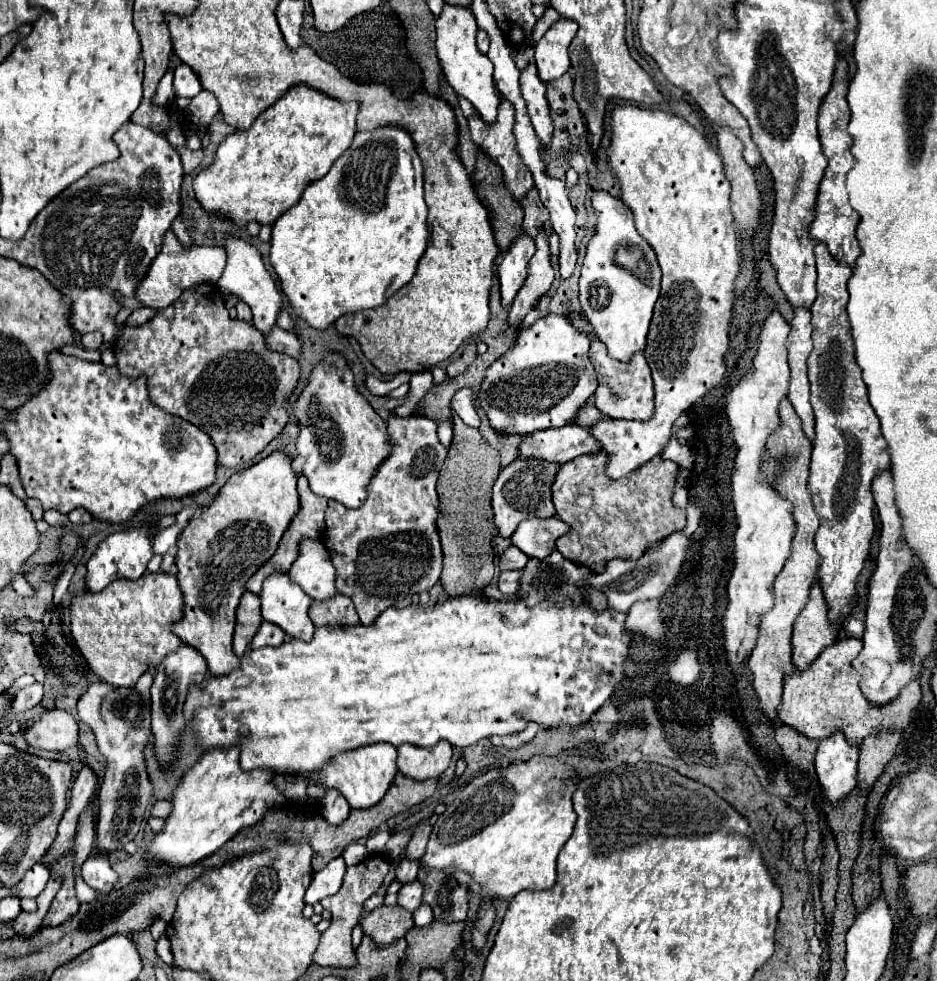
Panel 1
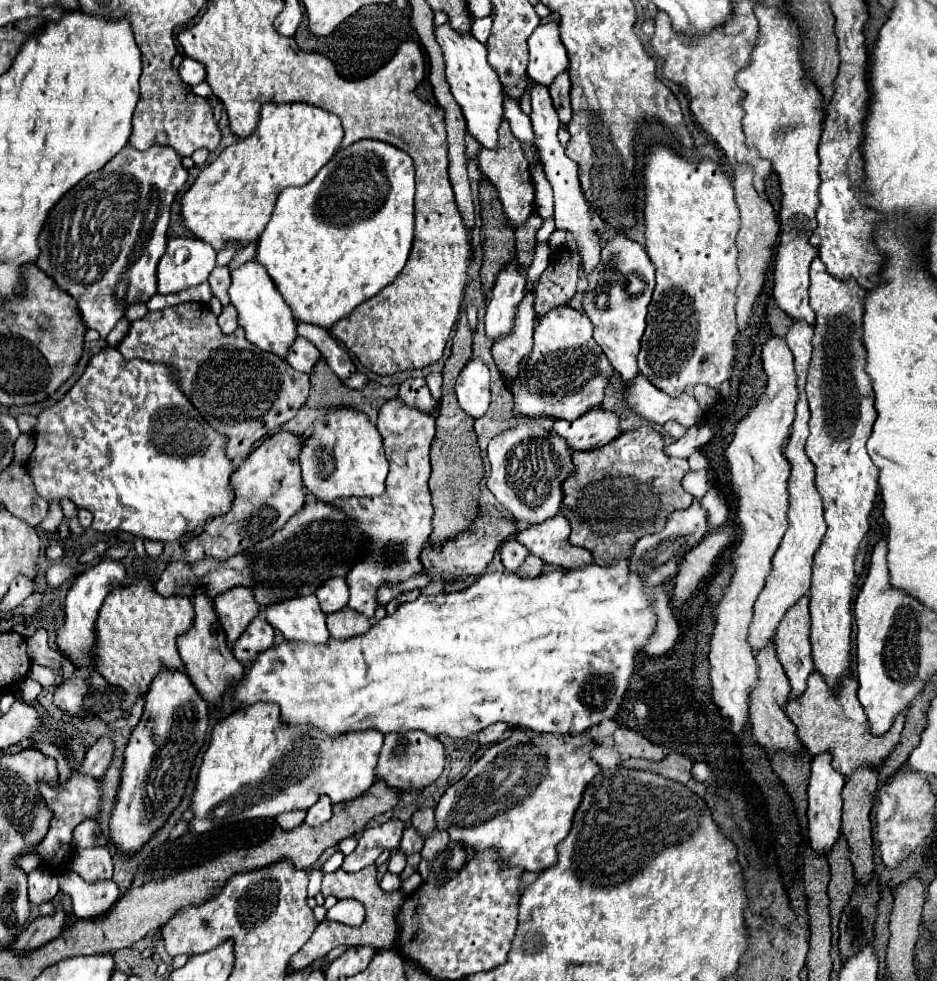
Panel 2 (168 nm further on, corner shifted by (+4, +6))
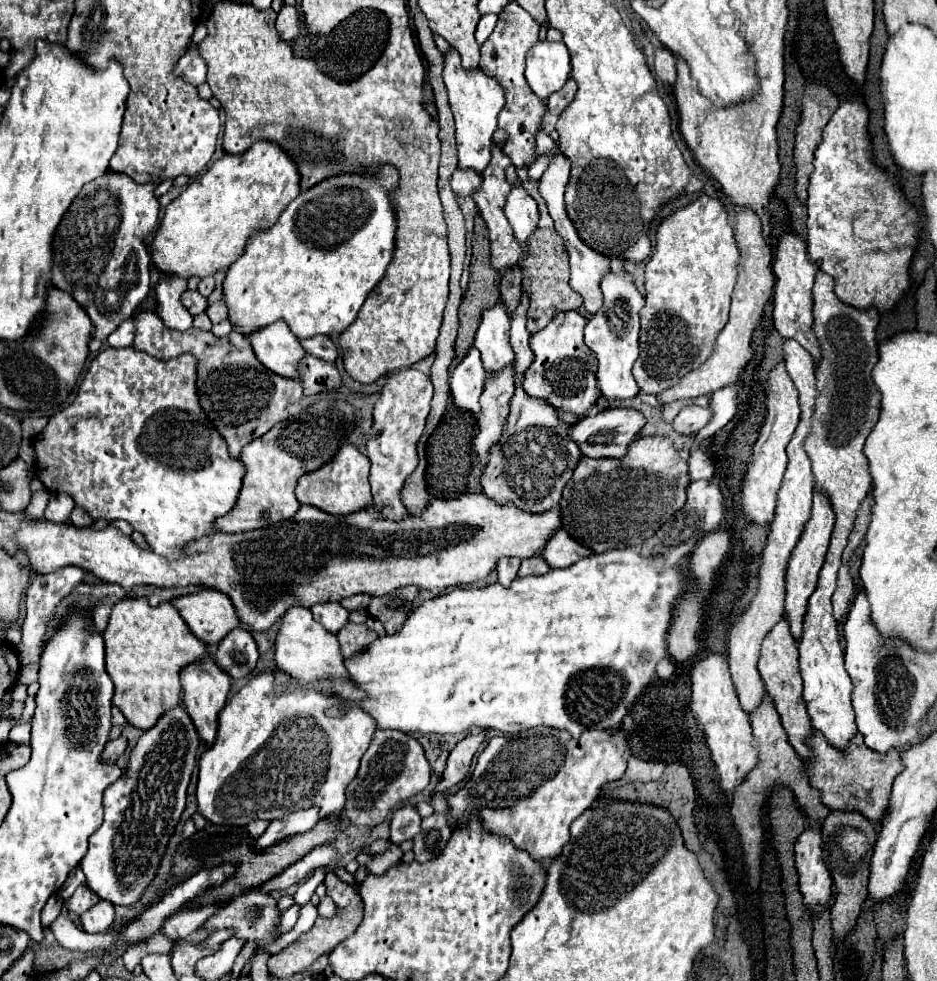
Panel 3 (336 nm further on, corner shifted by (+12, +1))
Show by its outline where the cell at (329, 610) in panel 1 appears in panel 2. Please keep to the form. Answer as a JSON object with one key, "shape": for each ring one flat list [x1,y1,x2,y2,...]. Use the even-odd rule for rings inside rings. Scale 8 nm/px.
{"shape":[[350,607,340,609,338,613,326,615,326,627,330,631,330,637,334,639,348,639,354,635,362,635,368,631,372,621,364,617,362,613,356,613]]}

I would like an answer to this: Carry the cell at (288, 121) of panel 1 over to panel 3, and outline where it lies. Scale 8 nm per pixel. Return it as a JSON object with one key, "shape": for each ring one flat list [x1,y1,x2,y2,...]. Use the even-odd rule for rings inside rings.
{"shape":[[260,140,242,156,216,160,200,178,166,206,162,224,148,250,158,272,178,278,206,278,236,262,254,232,268,230,282,210,300,194,296,164,280,146]]}

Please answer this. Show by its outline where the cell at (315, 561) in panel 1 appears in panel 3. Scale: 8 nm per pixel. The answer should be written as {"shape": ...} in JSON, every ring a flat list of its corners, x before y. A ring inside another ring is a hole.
{"shape":[[326,602,326,604,316,604,310,608,312,616,316,622,320,622,330,634,336,634,344,624,348,622,348,610,342,608,338,602]]}

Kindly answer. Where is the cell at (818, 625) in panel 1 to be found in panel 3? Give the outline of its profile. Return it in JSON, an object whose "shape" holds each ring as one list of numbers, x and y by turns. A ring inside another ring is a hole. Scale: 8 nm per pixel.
{"shape":[[780,620,776,624,776,628,770,630,770,634,764,638,760,660,758,660,758,672,764,680,766,694,774,702,774,708,780,716,780,722,782,722,786,734,788,734,790,746,794,748,798,758,810,760,812,752,806,746,806,738,812,734,814,728,810,724,810,716,808,716,806,704,802,700,802,678,800,678,800,672,798,672,798,642,792,638,786,622]]}

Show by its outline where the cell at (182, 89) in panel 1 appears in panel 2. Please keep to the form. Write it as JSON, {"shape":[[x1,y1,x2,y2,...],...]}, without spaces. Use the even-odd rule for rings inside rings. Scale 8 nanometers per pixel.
{"shape":[[184,57,184,61,180,63,178,67,178,73,180,73,180,79,186,83,186,85,198,85,204,81,206,77,206,69,204,65,200,65,198,61,190,59,190,57]]}

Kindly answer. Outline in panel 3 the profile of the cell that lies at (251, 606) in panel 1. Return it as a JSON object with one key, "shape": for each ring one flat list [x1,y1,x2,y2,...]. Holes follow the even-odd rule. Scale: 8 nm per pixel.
{"shape":[[216,590,178,596,172,600,172,606,180,612,194,636,208,646,216,646,230,630,238,626,232,602,228,602,224,594,216,594]]}

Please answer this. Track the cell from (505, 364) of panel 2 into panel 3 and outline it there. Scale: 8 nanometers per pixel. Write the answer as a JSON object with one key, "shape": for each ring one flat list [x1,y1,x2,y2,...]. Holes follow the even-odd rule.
{"shape":[[510,366,508,370,504,370,504,374,496,374,496,378,486,378,486,388,480,398,480,432,474,440,474,448,482,463,482,472,488,464,490,448,498,442,508,422,510,398,514,396,514,376,514,366]]}

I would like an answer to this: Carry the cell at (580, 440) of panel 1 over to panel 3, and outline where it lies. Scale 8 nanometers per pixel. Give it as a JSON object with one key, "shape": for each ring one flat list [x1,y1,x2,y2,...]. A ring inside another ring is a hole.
{"shape":[[630,408,598,410,572,426,572,438,574,438,574,442,578,442,584,456,622,458,628,452,628,446,638,438,638,432,642,430,644,424,646,424,646,418,638,410,630,410]]}

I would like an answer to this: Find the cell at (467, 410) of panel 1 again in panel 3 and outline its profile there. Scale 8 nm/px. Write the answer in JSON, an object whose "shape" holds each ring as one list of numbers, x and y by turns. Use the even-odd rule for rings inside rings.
{"shape":[[472,346,466,358,454,368,452,378,450,378,450,388,452,388,452,398,458,408,470,410,474,414,480,412,480,396,484,392,484,366,480,362,480,352]]}

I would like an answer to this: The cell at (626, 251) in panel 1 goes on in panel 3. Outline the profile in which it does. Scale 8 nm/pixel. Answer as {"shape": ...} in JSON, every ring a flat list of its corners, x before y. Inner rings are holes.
{"shape":[[610,272,604,276,604,282,600,284,604,294,604,306,600,308,600,314,590,316,584,336,588,348,598,358,598,370,596,380,600,394,610,400,628,400,634,398,640,388,632,376,632,366,640,354,638,348,638,330,640,330,640,310,644,306,644,296,636,290,630,274,616,274]]}

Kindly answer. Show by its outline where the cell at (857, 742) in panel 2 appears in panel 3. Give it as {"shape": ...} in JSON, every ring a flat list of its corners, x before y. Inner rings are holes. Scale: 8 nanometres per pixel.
{"shape":[[820,732,808,738,808,746,812,748,814,758,806,762,804,768,812,786,822,796,822,804,830,810,842,810,842,812,860,810,860,814,866,820,880,822,888,808,892,782,904,770,904,764,900,762,900,754,896,750,890,750,888,754,876,754,874,750,868,750,864,746,860,734,856,734,856,738,850,742,846,752,828,746,828,742,824,742,824,736]]}

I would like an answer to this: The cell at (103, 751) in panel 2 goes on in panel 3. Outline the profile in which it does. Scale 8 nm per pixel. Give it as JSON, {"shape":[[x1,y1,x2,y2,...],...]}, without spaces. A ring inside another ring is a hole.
{"shape":[[120,736,120,738,116,738,116,740,110,740,110,742,106,744,106,748,104,748,102,758,104,758,106,762,116,762,116,758,122,756,126,748,128,748,128,738,126,738,126,736]]}

